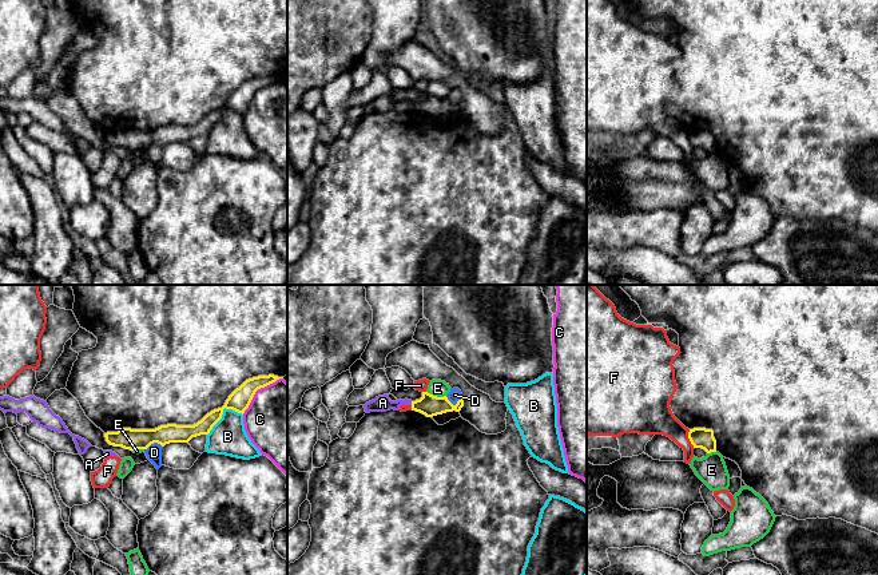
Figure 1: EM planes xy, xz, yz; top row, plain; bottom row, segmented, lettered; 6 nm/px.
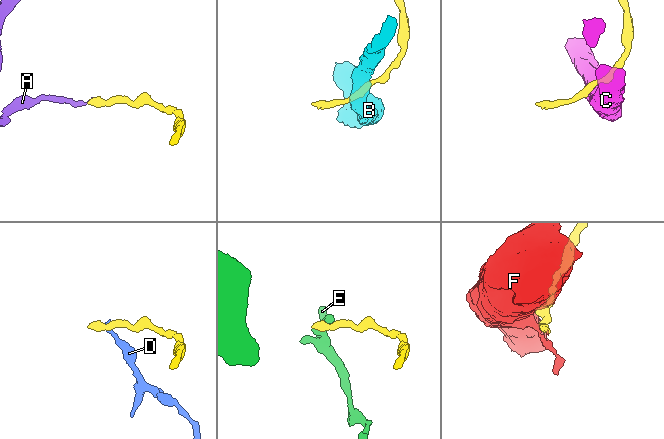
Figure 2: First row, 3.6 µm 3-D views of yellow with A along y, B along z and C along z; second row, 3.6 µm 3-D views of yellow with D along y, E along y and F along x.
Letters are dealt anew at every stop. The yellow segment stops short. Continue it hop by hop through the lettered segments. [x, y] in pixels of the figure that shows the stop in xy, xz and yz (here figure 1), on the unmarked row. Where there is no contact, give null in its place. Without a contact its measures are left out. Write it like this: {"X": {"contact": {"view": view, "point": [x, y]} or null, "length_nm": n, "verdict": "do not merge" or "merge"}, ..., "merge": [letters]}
{"A": {"contact": {"view": "xz", "point": [412, 104]}, "length_nm": 40, "verdict": "do not merge"}, "B": {"contact": {"view": "xy", "point": [222, 114]}, "length_nm": 260, "verdict": "do not merge"}, "C": {"contact": {"view": "xy", "point": [258, 88]}, "length_nm": 340, "verdict": "do not merge"}, "D": {"contact": {"view": "xz", "point": [452, 104]}, "length_nm": 110, "verdict": "do not merge"}, "E": {"contact": {"view": "xz", "point": [436, 96]}, "length_nm": 120, "verdict": "do not merge"}, "F": {"contact": {"view": "yz", "point": [688, 138]}, "length_nm": 120, "verdict": "do not merge"}, "merge": []}

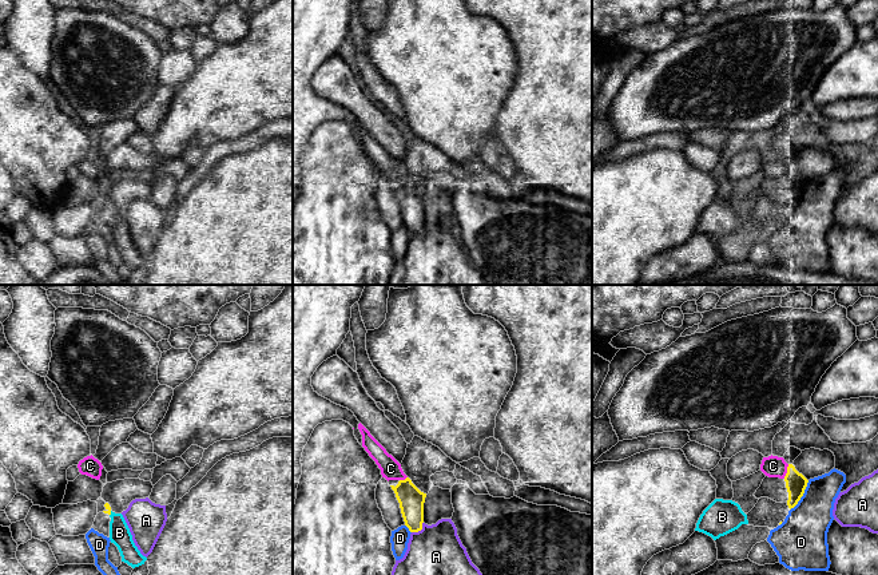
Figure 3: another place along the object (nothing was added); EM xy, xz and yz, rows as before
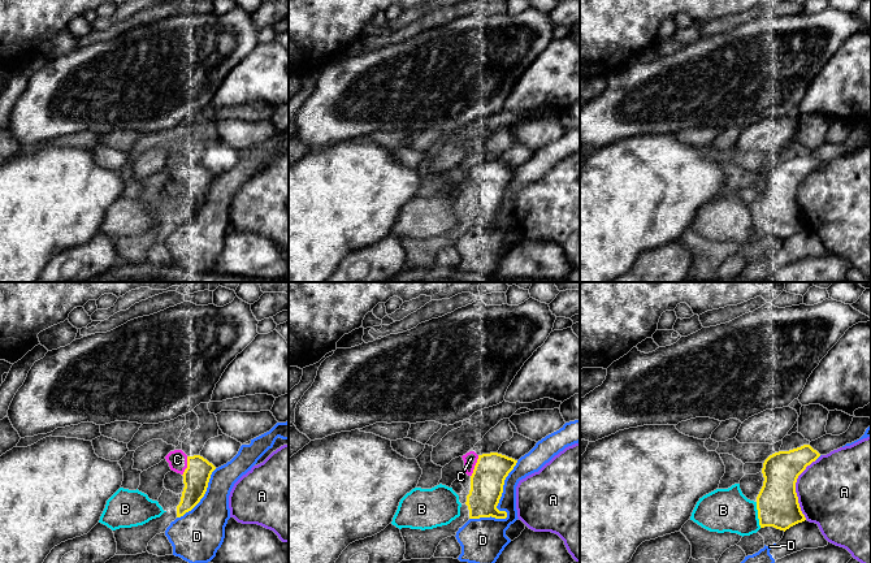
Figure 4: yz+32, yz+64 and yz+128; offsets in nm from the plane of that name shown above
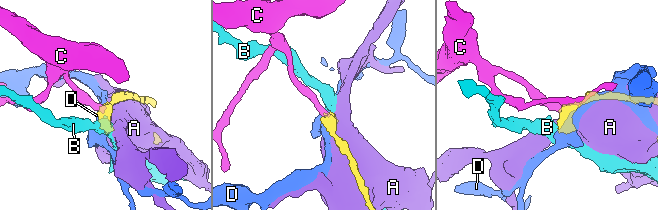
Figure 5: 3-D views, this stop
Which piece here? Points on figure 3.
{"A": {"contact": {"view": "xz", "point": [420, 230]}, "length_nm": 100, "verdict": "do not merge"}, "B": {"contact": {"view": "xy", "point": [110, 214]}, "length_nm": 30, "verdict": "do not merge"}, "C": {"contact": {"view": "yz", "point": [787, 171]}, "length_nm": 90, "verdict": "merge"}, "D": {"contact": {"view": "yz", "point": [802, 195]}, "length_nm": 220, "verdict": "do not merge"}, "merge": ["C"]}

